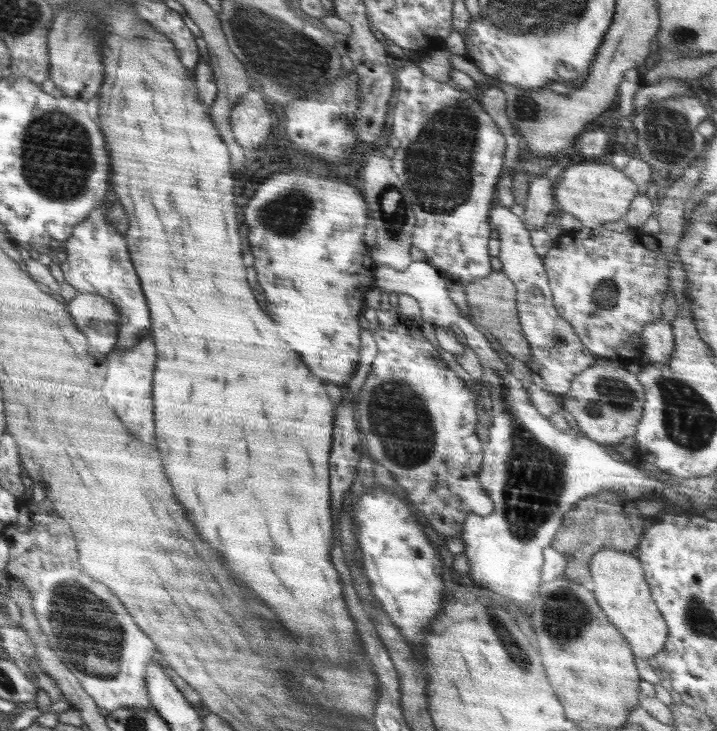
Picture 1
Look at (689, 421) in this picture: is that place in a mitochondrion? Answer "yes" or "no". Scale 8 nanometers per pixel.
yes

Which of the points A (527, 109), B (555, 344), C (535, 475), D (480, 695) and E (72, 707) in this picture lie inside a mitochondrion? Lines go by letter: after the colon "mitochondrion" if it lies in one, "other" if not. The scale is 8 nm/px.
A: mitochondrion
B: mitochondrion
C: mitochondrion
D: other
E: other

